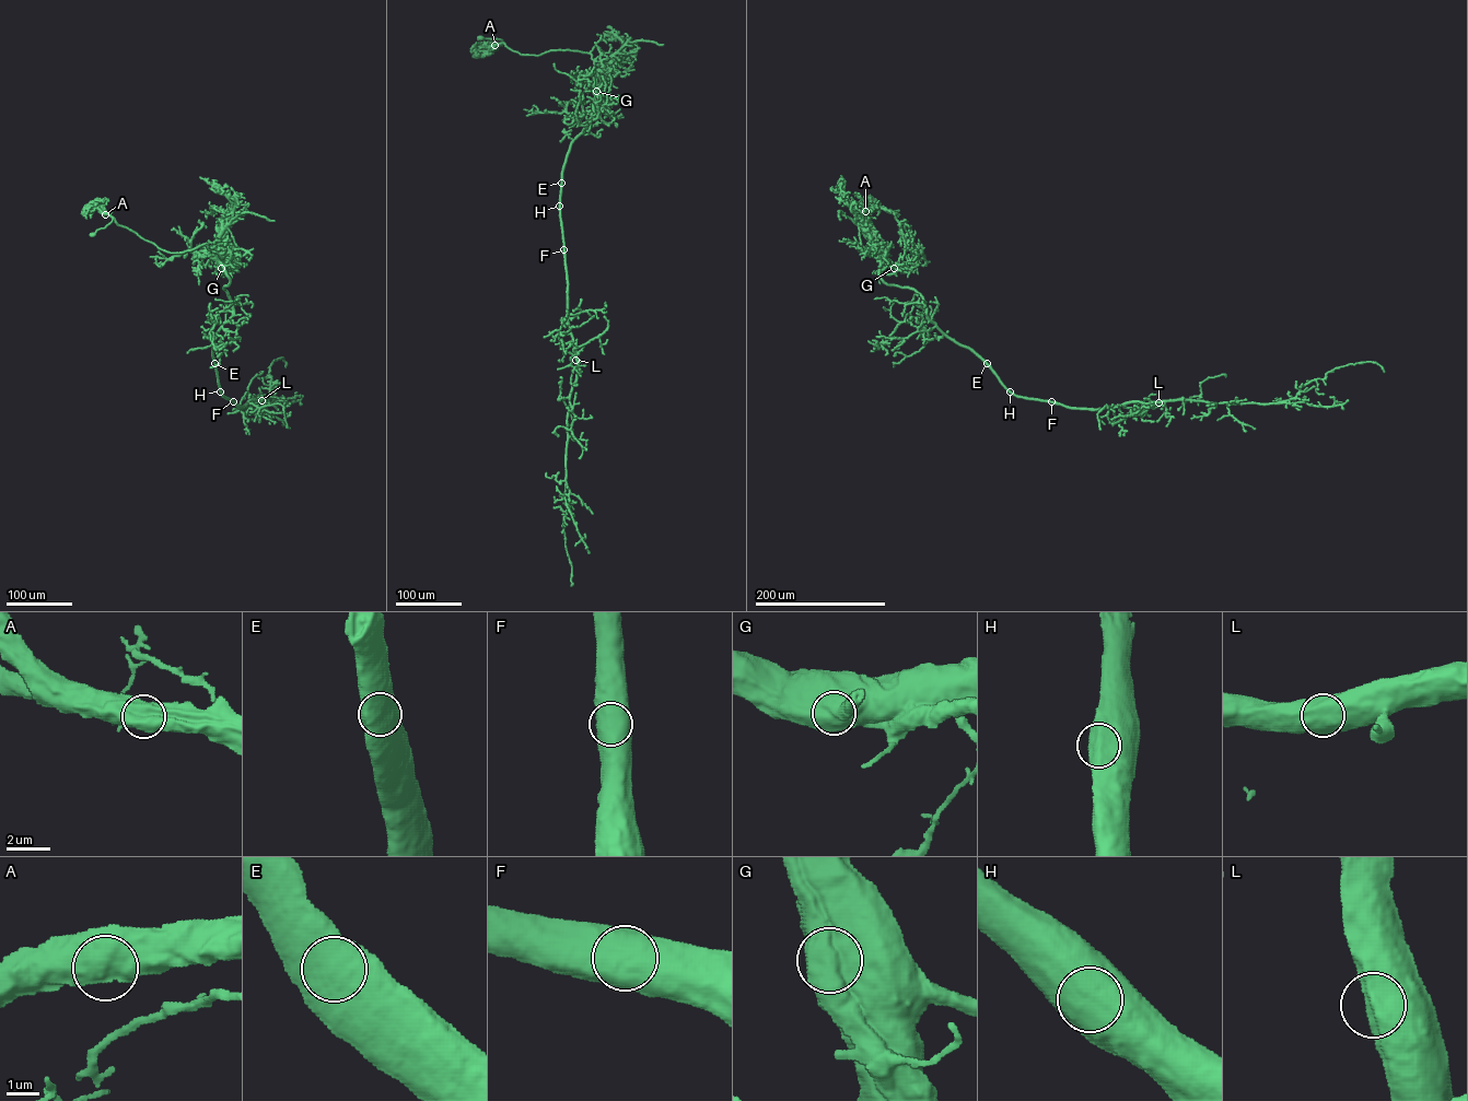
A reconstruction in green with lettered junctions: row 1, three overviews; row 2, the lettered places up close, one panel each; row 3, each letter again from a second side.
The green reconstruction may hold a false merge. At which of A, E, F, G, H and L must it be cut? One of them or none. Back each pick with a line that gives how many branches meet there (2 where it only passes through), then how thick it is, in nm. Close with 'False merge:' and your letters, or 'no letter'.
G: 1 branches meet; 1250 nm thick
False merge: G

